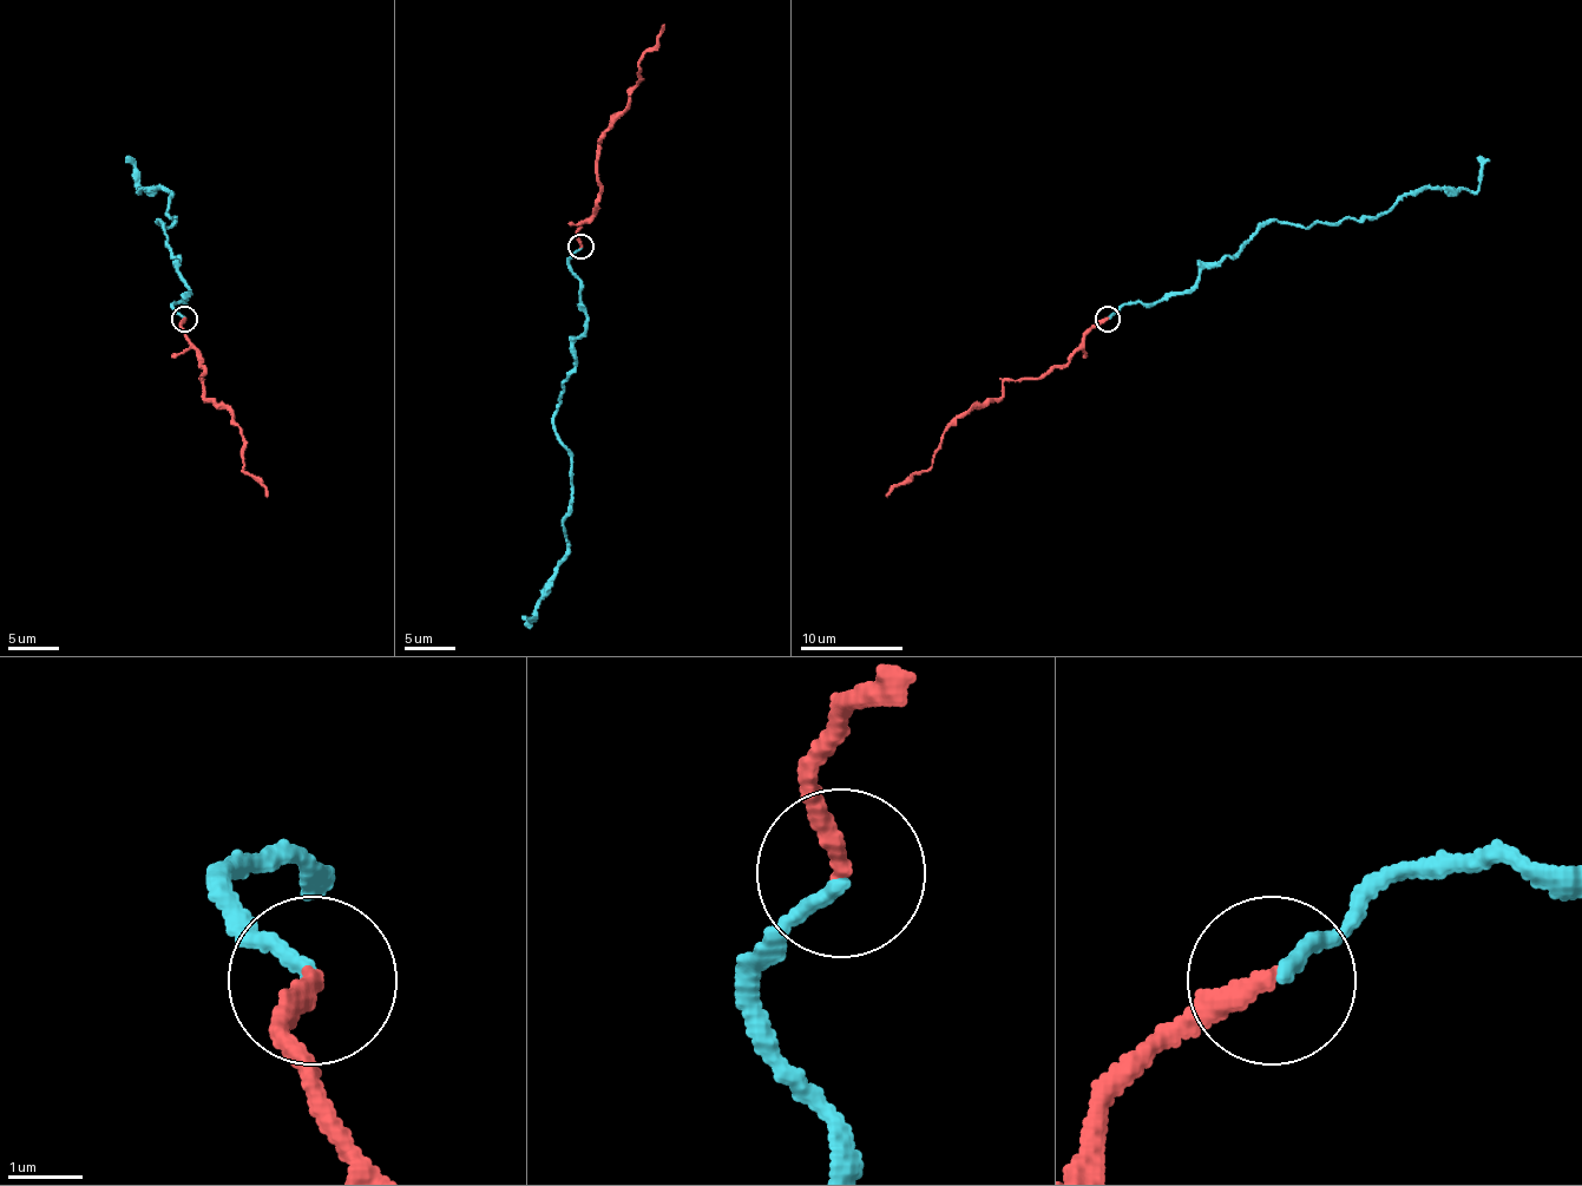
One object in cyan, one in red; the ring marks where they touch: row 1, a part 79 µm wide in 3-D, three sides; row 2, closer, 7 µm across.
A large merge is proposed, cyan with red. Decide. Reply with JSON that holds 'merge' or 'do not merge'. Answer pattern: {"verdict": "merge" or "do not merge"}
{"verdict": "merge"}

